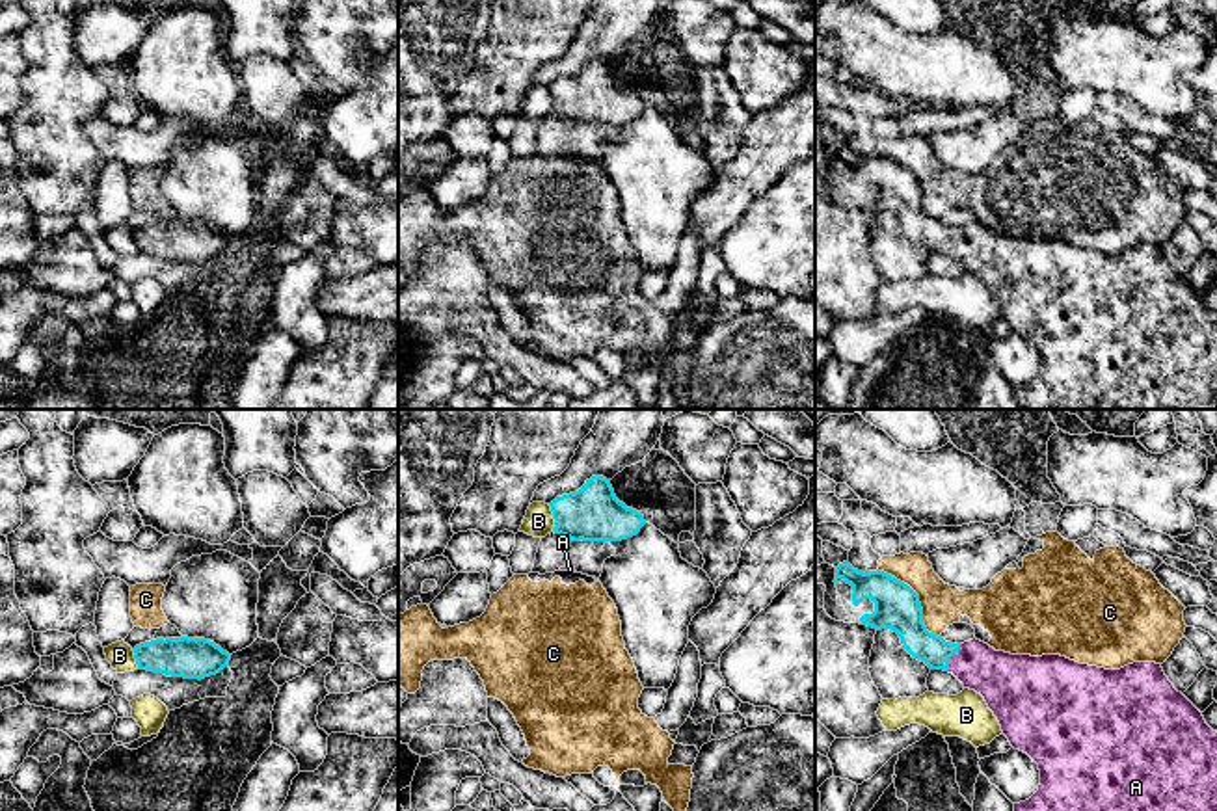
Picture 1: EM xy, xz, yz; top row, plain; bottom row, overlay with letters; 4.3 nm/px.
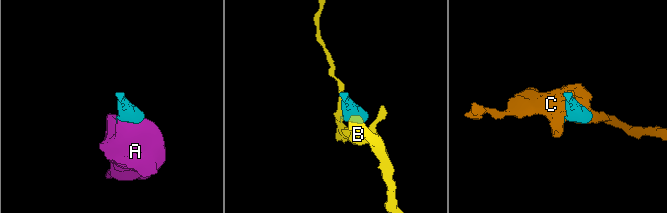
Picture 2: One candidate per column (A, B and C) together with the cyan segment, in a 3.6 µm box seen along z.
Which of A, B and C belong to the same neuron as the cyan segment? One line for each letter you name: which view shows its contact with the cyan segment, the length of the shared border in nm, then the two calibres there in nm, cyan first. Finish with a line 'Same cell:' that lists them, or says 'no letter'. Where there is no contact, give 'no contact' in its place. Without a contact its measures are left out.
A: meets cyan in yz; contact 130 nm long; 140 nm thick on the cyan side, 240 nm on the other
Same cell: A

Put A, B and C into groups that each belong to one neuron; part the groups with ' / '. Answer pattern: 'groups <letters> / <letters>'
groups A / B / C

